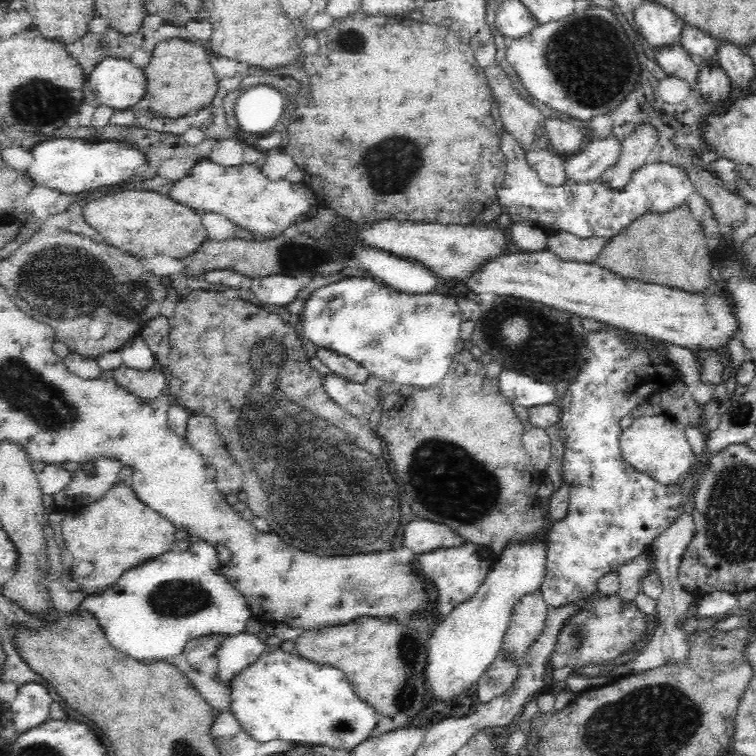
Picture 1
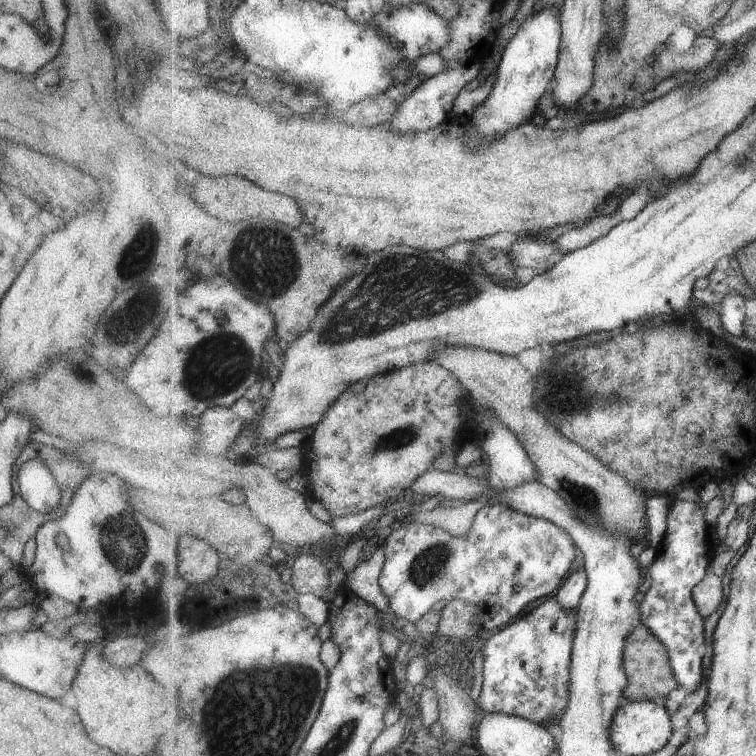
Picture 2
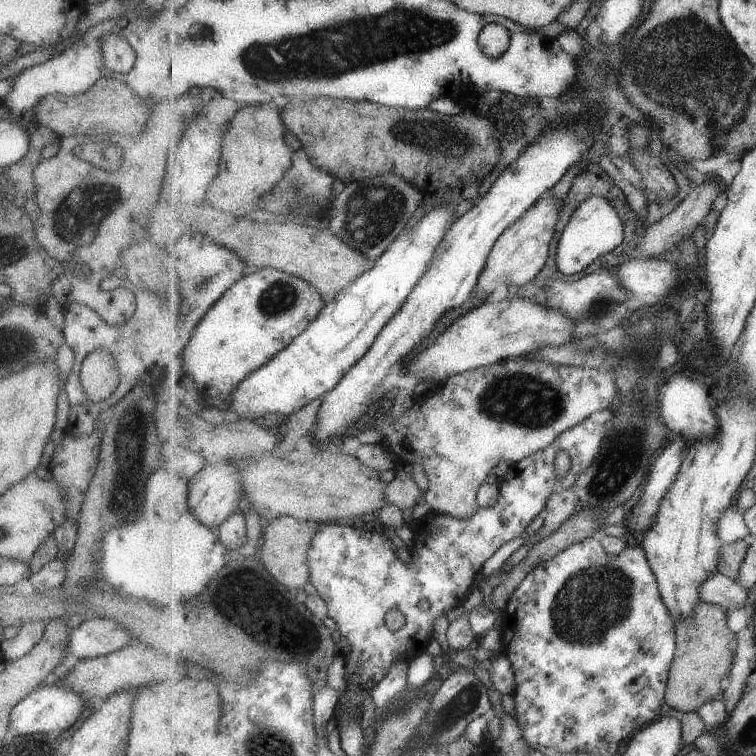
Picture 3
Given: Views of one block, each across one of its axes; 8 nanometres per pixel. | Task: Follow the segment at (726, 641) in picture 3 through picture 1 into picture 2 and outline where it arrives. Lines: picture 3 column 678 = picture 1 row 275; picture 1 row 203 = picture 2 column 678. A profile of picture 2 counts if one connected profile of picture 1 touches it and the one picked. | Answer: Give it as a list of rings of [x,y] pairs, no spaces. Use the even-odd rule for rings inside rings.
[[[642,623],[637,625],[637,628],[627,638],[626,674],[630,679],[626,690],[628,702],[667,698],[680,685],[679,680],[675,678],[675,670],[671,666],[670,651],[667,650],[667,646]]]

